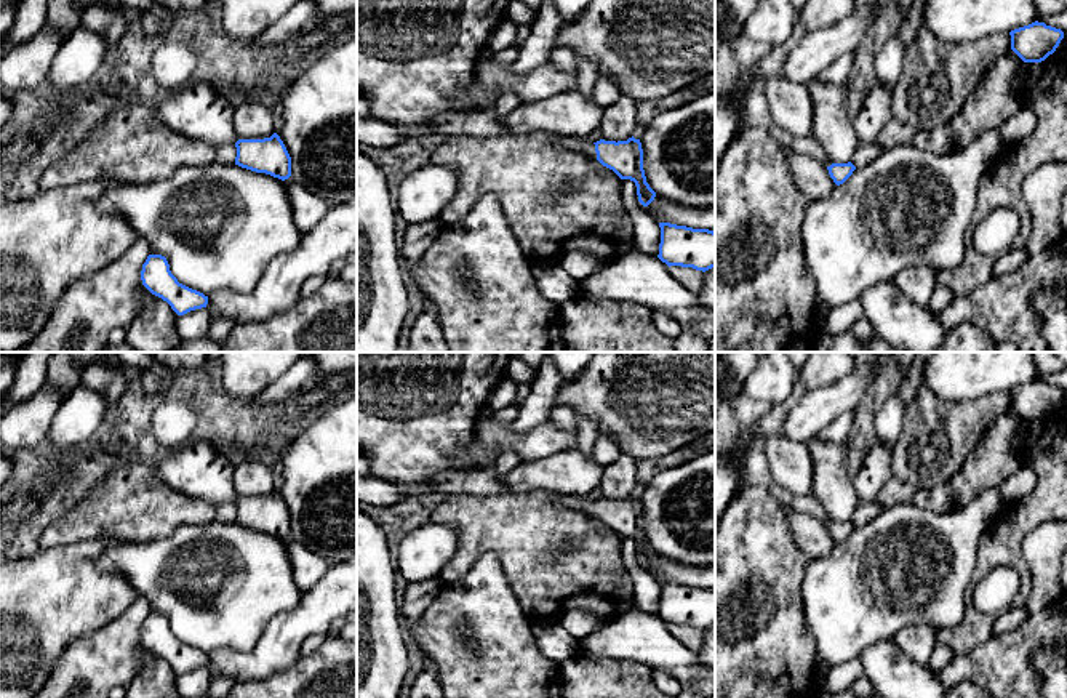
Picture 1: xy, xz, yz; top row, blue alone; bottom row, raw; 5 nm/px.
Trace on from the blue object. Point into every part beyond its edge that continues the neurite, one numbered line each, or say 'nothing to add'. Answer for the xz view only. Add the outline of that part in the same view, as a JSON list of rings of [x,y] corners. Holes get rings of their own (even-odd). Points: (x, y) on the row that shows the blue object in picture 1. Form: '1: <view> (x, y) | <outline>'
1: xz (578, 144) | [[[558,136],[558,141],[569,150],[579,152],[589,158],[597,158],[595,144],[585,142],[584,138]]]

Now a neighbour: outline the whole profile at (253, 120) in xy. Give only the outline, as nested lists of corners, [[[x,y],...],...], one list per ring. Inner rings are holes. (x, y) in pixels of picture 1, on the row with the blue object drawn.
[[[250,98],[235,107],[234,126],[240,139],[264,139],[277,133],[272,106]]]

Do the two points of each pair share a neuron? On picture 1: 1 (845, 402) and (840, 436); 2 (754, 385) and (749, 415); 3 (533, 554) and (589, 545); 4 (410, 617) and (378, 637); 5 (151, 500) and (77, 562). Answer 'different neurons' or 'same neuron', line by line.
1: different neurons
2: different neurons
3: same neuron
4: different neurons
5: different neurons

